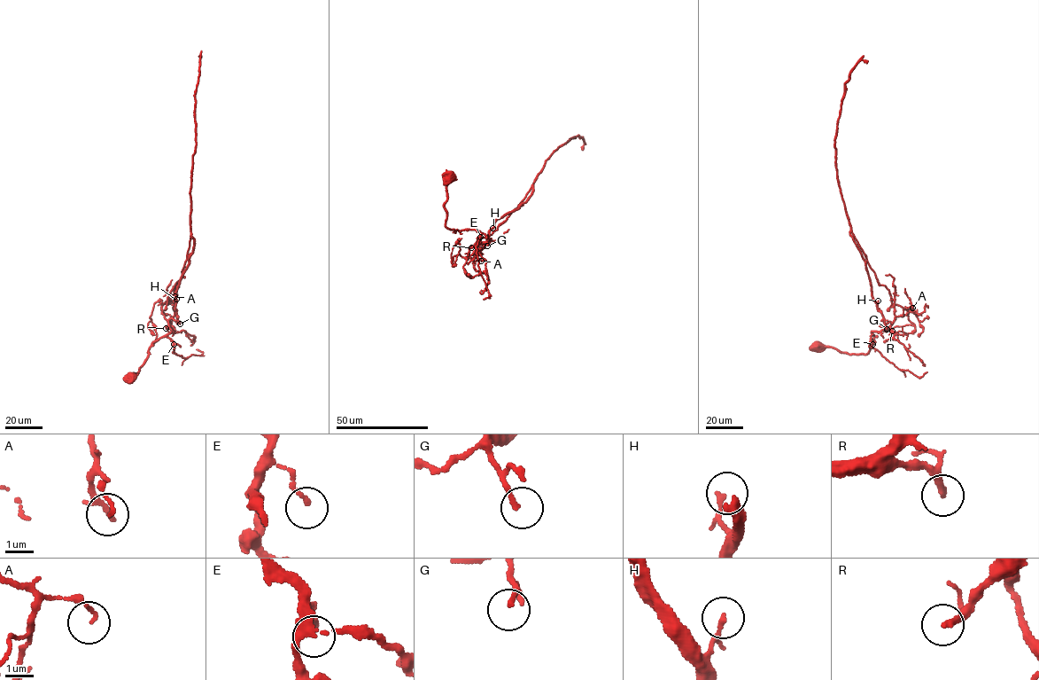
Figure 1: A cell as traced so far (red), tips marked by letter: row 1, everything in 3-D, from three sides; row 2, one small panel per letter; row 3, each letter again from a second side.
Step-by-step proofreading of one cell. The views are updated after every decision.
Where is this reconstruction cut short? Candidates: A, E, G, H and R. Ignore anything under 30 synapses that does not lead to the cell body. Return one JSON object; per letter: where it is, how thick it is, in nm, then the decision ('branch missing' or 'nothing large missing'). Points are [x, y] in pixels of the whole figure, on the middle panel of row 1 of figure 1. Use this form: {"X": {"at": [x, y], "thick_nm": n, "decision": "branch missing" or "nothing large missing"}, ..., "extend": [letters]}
{"A": {"at": [481, 261], "thick_nm": 110, "decision": "nothing large missing"}, "E": {"at": [480, 237], "thick_nm": 150, "decision": "nothing large missing"}, "G": {"at": [487, 246], "thick_nm": 160, "decision": "nothing large missing"}, "H": {"at": [492, 228], "thick_nm": 120, "decision": "nothing large missing"}, "R": {"at": [471, 247], "thick_nm": 200, "decision": "nothing large missing"}, "extend": []}

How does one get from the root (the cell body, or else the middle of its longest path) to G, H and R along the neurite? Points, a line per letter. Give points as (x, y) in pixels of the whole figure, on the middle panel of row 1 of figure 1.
G: (447, 178), (444, 205), (445, 226), (458, 230), (475, 229), (479, 233), (476, 245), (485, 242), (487, 246)
H: (447, 178), (444, 205), (445, 226), (458, 230), (476, 230), (479, 239), (476, 246), (486, 241), (492, 228)
R: (447, 178), (444, 205), (445, 226), (454, 230), (477, 230), (479, 239), (471, 247)

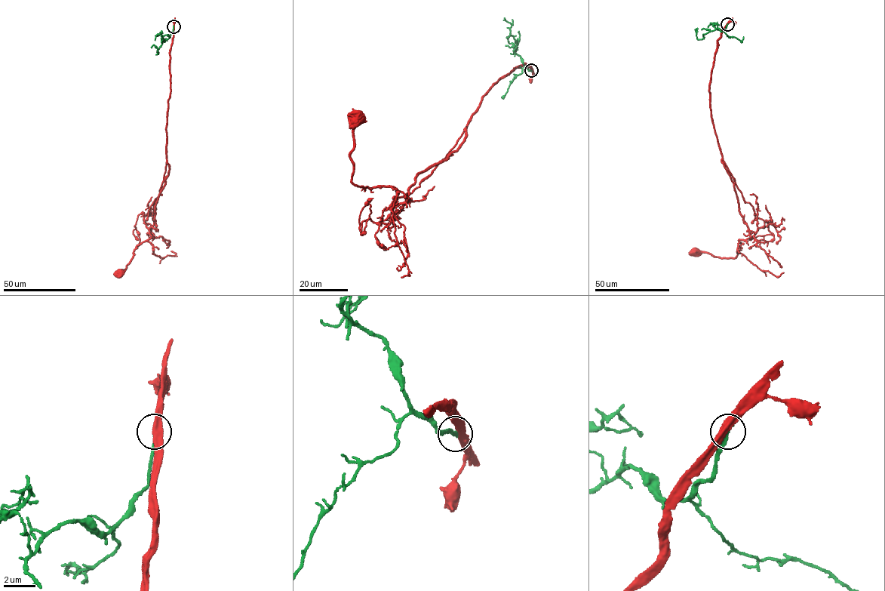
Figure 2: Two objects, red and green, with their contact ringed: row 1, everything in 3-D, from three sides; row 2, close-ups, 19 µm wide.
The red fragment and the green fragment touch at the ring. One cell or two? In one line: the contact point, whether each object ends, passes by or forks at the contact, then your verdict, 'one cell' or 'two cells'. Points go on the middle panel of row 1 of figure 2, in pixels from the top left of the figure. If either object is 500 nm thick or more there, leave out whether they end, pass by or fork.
place (531, 70); red passes by; green ends; two cells

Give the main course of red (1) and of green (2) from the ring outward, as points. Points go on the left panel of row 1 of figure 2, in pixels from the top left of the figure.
1: (173, 26), (166, 128), (169, 170), (155, 206), (151, 237), (136, 246), (125, 269), (118, 272)
2: (173, 26), (168, 36), (164, 35), (161, 38), (163, 41), (158, 54), (154, 44), (151, 47)

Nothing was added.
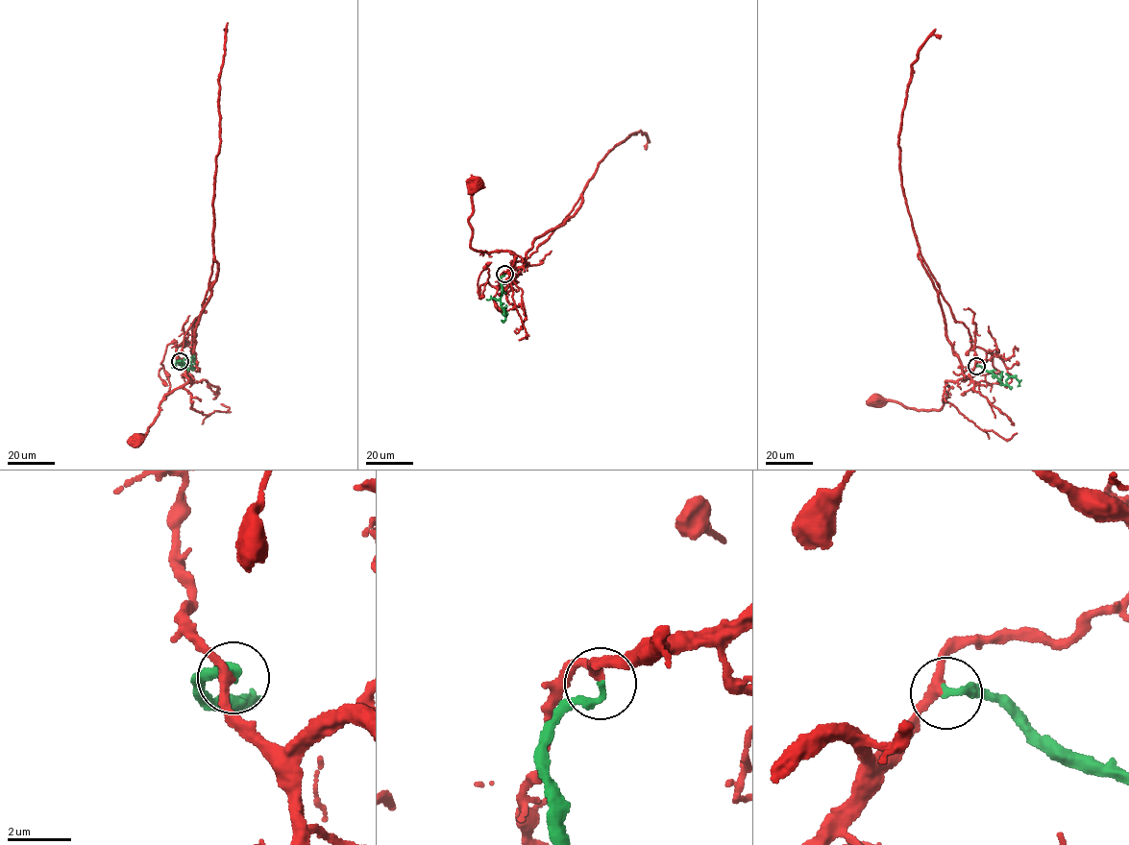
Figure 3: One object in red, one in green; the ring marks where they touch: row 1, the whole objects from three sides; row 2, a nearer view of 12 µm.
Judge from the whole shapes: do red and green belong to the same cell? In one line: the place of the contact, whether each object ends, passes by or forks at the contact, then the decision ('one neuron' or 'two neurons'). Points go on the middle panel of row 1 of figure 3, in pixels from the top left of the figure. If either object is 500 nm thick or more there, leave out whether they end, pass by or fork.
at (504, 274); red passes by; green ends there; one neuron

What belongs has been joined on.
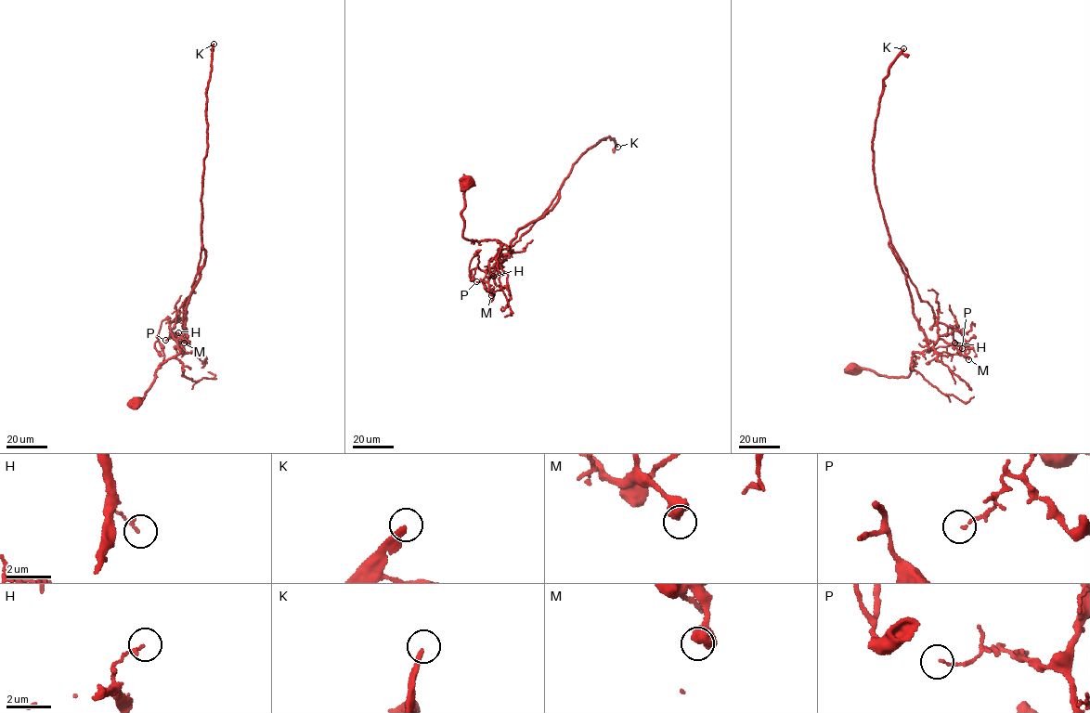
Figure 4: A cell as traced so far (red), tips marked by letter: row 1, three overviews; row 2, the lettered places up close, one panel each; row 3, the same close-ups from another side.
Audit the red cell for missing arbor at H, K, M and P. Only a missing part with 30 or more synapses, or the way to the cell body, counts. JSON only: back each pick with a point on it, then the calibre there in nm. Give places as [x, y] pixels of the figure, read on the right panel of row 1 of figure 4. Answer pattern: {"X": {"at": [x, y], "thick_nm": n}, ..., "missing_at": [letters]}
{"K": {"at": [903, 48], "thick_nm": 240}, "missing_at": ["K"]}

